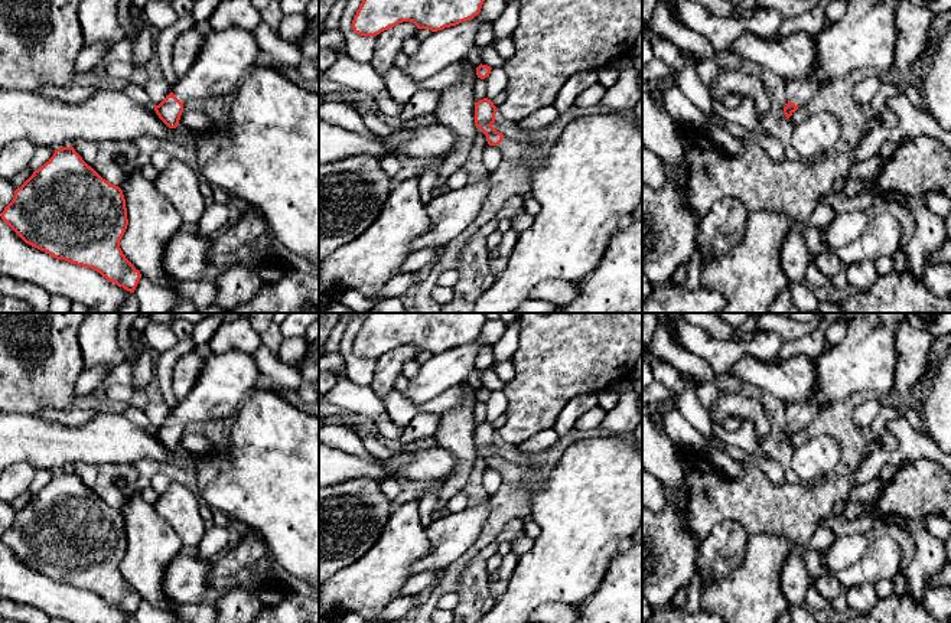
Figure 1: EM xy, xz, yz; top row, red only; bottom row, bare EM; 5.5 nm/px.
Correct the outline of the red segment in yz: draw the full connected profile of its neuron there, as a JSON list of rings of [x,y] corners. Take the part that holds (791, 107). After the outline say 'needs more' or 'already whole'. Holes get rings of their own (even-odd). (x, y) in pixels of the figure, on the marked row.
[[[849,0],[846,14],[828,23],[824,29],[812,30],[812,42],[815,45],[815,63],[807,78],[788,78],[785,82],[788,104],[784,114],[789,118],[799,107],[808,105],[824,87],[844,76],[847,72],[859,68],[870,68],[877,75],[888,72],[895,66],[896,49],[896,6],[900,0]]] | needs more

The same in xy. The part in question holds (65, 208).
[[[72,146],[53,156],[14,190],[1,219],[29,245],[56,260],[92,268],[107,281],[134,293],[141,274],[120,248],[128,219],[123,190],[102,179]]] | already whole

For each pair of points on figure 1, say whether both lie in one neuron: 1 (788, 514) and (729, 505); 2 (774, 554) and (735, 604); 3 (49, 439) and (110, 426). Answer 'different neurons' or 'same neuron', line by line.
1: same neuron
2: same neuron
3: same neuron

